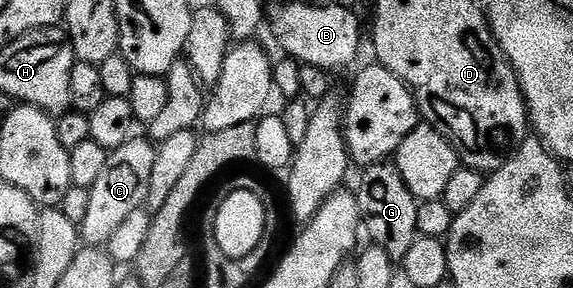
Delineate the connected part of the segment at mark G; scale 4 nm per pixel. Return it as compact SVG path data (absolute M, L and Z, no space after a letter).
M388 161L374 163L362 173L360 187L356 189L358 206L364 218L364 229L368 231L375 246L384 248L391 260L401 261L418 238L416 213L419 202L408 189L394 164Z

